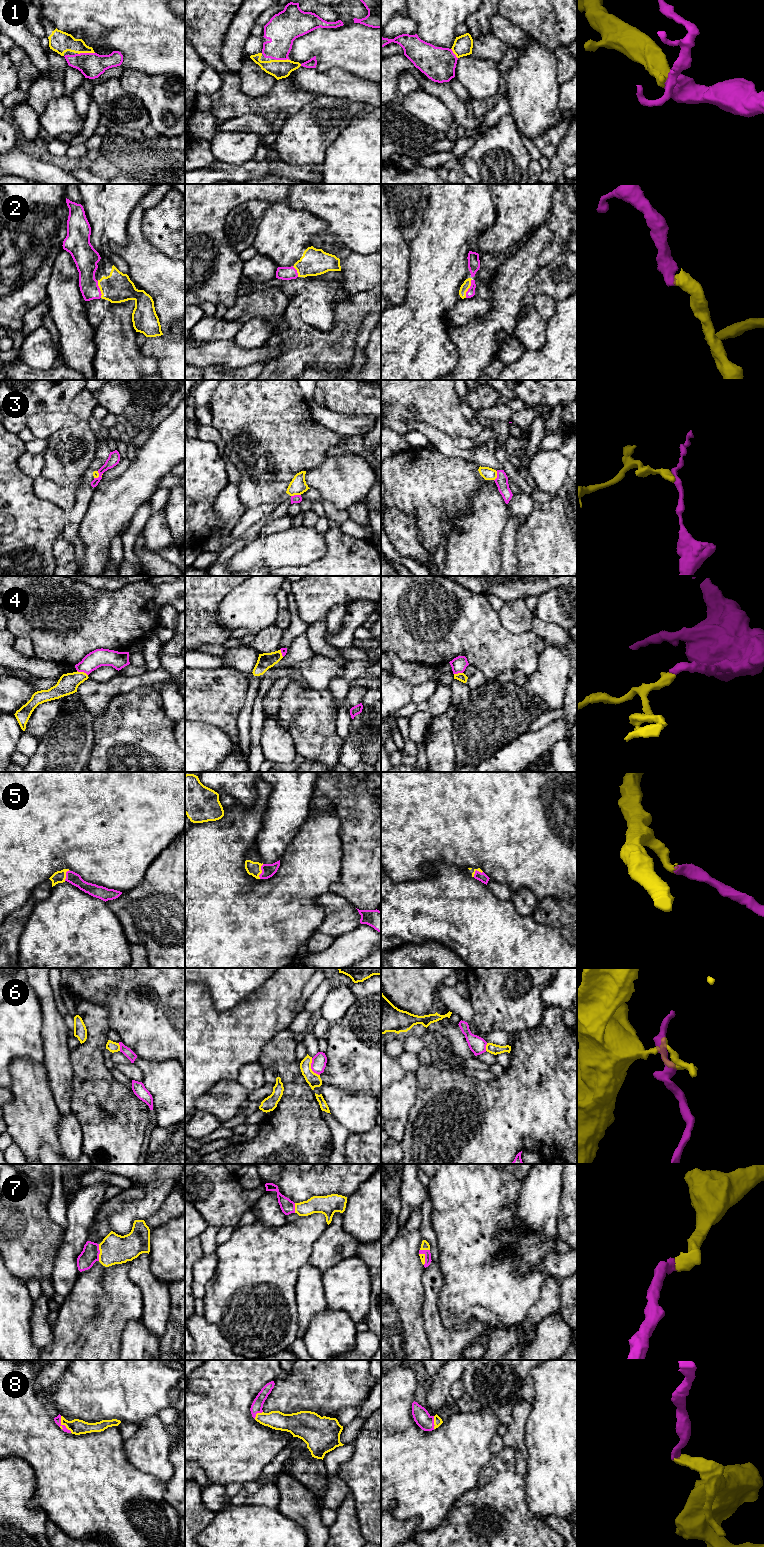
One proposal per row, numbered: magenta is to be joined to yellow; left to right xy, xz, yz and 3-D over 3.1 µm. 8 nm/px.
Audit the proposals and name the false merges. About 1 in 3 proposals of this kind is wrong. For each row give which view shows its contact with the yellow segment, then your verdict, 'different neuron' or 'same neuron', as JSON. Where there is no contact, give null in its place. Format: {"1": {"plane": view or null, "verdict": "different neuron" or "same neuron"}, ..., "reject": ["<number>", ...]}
{"1": {"plane": "xy", "verdict": "same neuron"}, "2": {"plane": "yz", "verdict": "same neuron"}, "3": {"plane": "xz", "verdict": "different neuron"}, "4": {"plane": "xy", "verdict": "different neuron"}, "5": {"plane": "xz", "verdict": "same neuron"}, "6": {"plane": "xz", "verdict": "same neuron"}, "7": {"plane": "xy", "verdict": "same neuron"}, "8": {"plane": "xy", "verdict": "same neuron"}, "reject": ["3", "4"]}

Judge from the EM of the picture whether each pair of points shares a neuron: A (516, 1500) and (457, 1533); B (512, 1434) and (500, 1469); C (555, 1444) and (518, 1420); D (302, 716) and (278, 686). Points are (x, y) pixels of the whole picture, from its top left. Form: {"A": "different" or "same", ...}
{"A": "same", "B": "different", "C": "different", "D": "different"}

